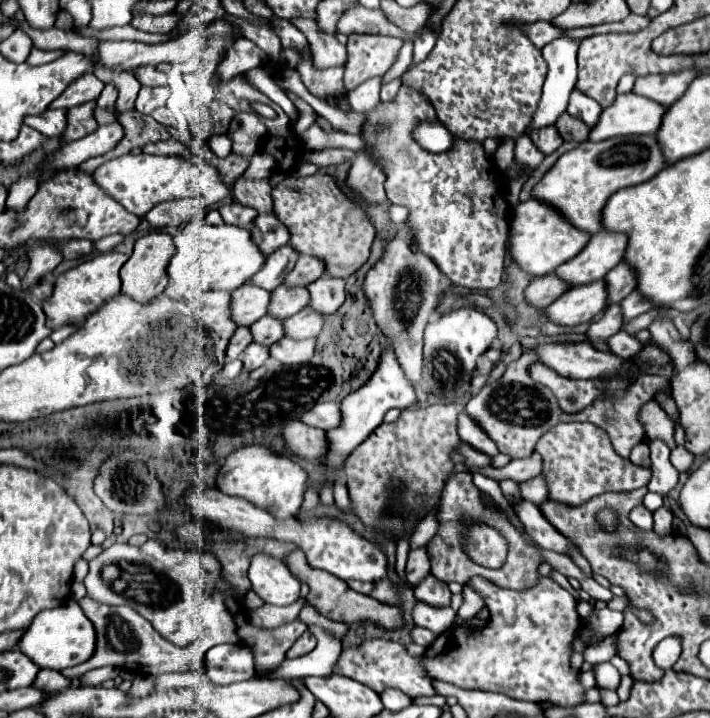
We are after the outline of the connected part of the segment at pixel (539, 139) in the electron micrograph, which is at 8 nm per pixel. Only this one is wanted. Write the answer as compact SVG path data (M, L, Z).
M548 126L548 128L542 128L542 130L534 130L530 138L532 138L534 146L546 156L552 154L554 150L558 150L560 144L562 144L562 138L558 138L558 130L554 126Z

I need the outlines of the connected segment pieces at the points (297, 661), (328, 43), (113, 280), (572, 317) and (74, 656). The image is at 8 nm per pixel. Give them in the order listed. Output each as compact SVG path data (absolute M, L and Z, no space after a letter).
M312 625L309 631L316 637L317 645L310 654L302 656L302 658L294 658L294 660L284 660L282 666L278 670L274 670L274 674L270 674L272 678L306 678L306 676L330 676L332 668L342 652L342 644L340 640L334 640L334 636L330 636L330 632L322 632L322 628Z
M292 20L296 28L308 38L310 52L316 68L342 66L346 62L346 46L336 40L336 36L326 36L314 20Z
M104 252L96 254L92 260L82 262L80 266L60 274L54 282L52 294L42 300L42 310L46 314L46 326L50 330L56 330L66 324L82 324L98 306L102 306L106 300L120 294L120 268L128 260L126 254L120 252Z
M598 280L582 288L570 288L554 304L546 308L546 314L556 324L576 326L582 322L590 322L604 308L606 308L606 282Z
M70 600L68 606L58 606L58 608L40 612L32 620L30 628L24 632L18 646L26 656L42 664L42 668L64 670L92 658L94 648L96 648L96 632L94 632L92 622L86 618L82 608L78 606L78 602Z

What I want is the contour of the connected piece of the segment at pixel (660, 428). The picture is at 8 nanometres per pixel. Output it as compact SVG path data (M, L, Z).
M646 402L638 412L638 420L644 426L646 438L662 438L670 448L676 446L672 438L676 422L668 418L668 414L658 406L658 402Z

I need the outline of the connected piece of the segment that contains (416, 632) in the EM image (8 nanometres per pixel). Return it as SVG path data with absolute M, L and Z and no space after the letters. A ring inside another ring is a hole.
M418 626L412 630L412 640L414 640L416 644L424 646L424 648L428 648L434 638L436 638L436 634L430 632L430 630L424 630L424 628L418 628Z

